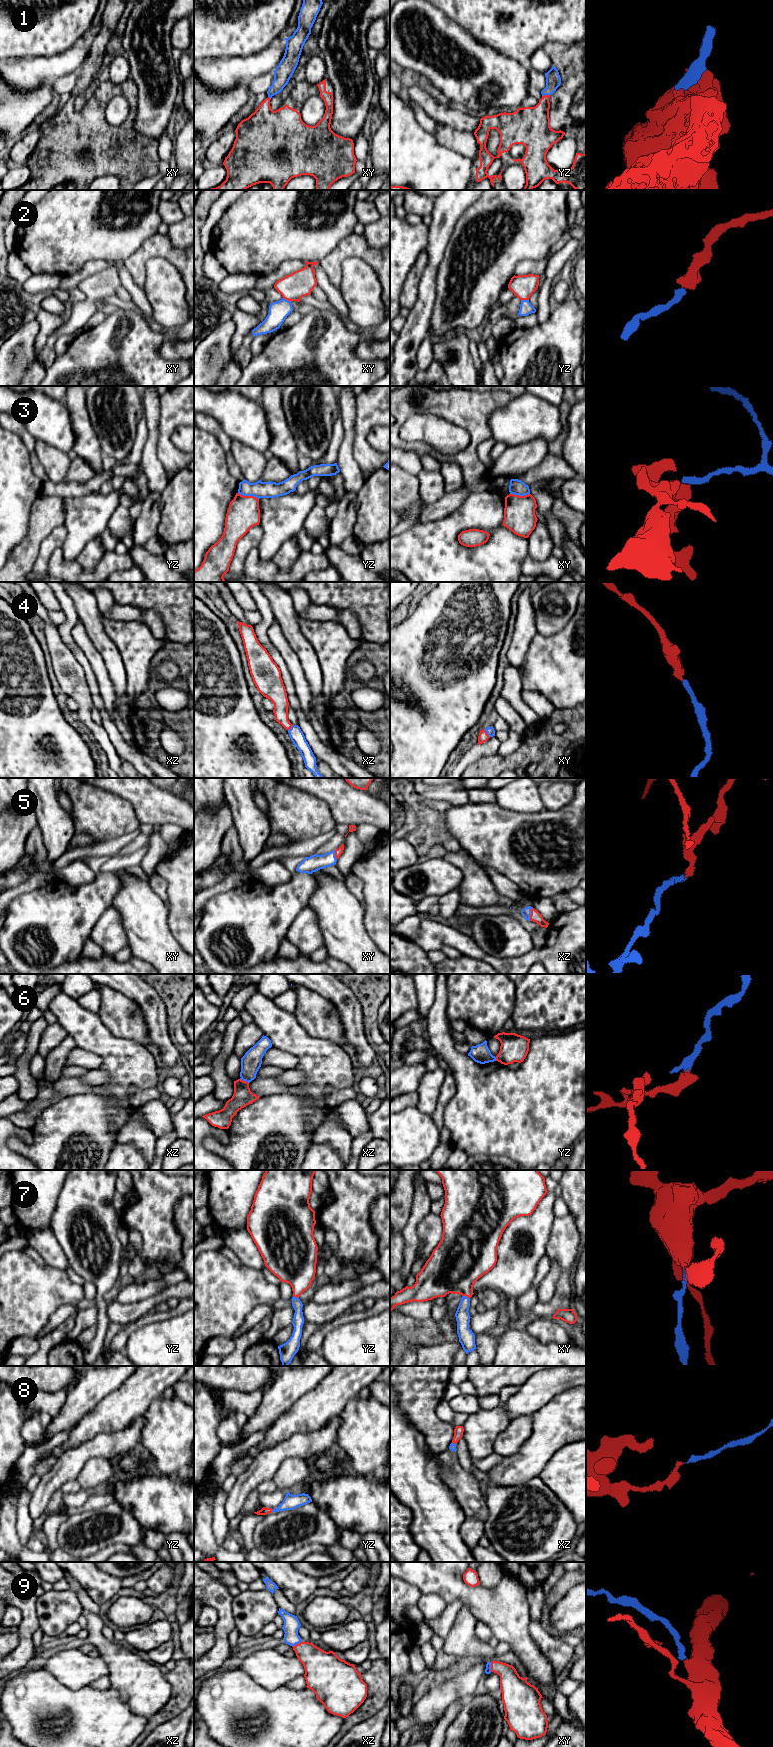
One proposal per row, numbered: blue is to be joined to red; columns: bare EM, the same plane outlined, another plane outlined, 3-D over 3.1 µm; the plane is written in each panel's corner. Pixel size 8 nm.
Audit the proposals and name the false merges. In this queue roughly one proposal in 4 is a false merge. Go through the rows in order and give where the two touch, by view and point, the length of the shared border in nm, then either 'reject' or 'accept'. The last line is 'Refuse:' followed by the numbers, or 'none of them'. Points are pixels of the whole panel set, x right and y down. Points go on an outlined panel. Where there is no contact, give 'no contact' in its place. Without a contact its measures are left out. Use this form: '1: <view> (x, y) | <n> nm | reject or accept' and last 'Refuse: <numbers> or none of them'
1: yz (545, 95) | 70 nm | accept
2: xy (287, 299) | 80 nm | accept
3: yz (248, 496) | 180 nm | reject
4: xy (486, 733) | 80 nm | accept
5: xz (531, 914) | 110 nm | accept
6: xz (244, 1081) | 80 nm | reject
7: xy (465, 1295) | 60 nm | accept
8: yz (272, 1509) | 30 nm | accept
9: xz (297, 1644) | 100 nm | accept
Refuse: 3, 6

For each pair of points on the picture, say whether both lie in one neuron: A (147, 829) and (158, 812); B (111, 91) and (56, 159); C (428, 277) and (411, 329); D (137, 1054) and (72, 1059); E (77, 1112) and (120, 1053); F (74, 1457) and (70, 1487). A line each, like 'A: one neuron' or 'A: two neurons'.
A: two neurons
B: one neuron
C: one neuron
D: two neurons
E: two neurons
F: two neurons

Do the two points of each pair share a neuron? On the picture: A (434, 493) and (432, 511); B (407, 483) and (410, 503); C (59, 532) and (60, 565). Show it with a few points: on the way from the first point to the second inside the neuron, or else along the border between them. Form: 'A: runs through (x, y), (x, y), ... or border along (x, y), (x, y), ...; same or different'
A: border along (446, 492), (437, 500), (424, 505); different
B: runs through (407, 488), (407, 498); same
C: border along (59, 547), (53, 551), (48, 563), (48, 569); different

